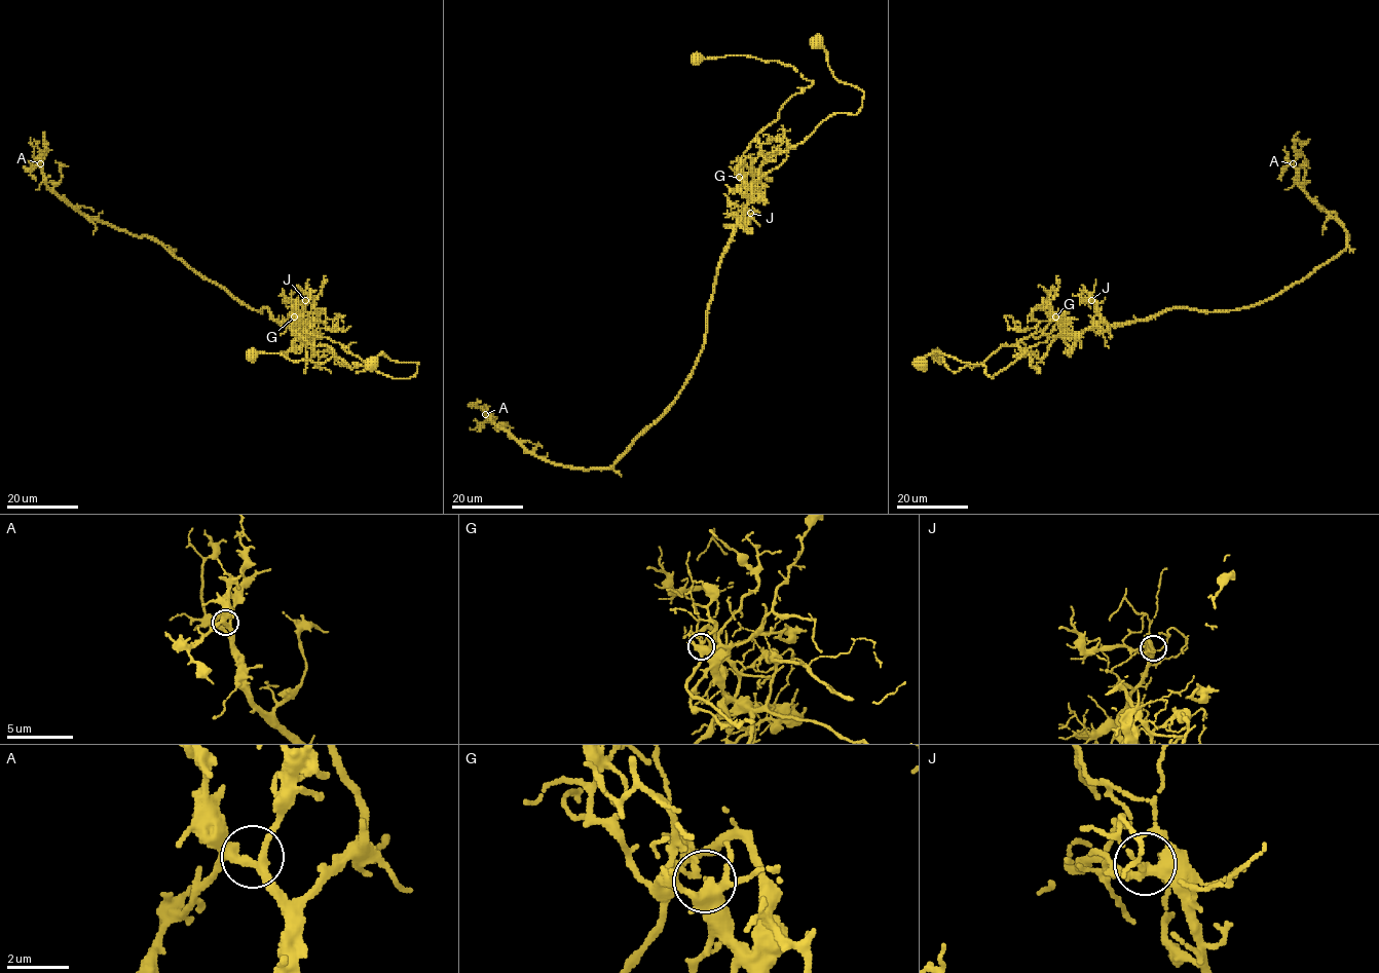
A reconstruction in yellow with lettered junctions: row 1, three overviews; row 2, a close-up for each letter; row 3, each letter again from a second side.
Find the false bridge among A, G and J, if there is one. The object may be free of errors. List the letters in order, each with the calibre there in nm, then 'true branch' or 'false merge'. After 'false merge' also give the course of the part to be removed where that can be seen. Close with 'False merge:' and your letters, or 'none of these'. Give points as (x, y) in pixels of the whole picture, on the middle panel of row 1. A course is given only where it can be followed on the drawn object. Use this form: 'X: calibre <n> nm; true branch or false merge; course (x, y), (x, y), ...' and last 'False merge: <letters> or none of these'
A: calibre 280 nm; true branch
G: calibre 130 nm; false merge; course (739, 177), (736, 165), (752, 140), (812, 82), (777, 61), (741, 54), (691, 59)
J: calibre 240 nm; true branch
False merge: G

